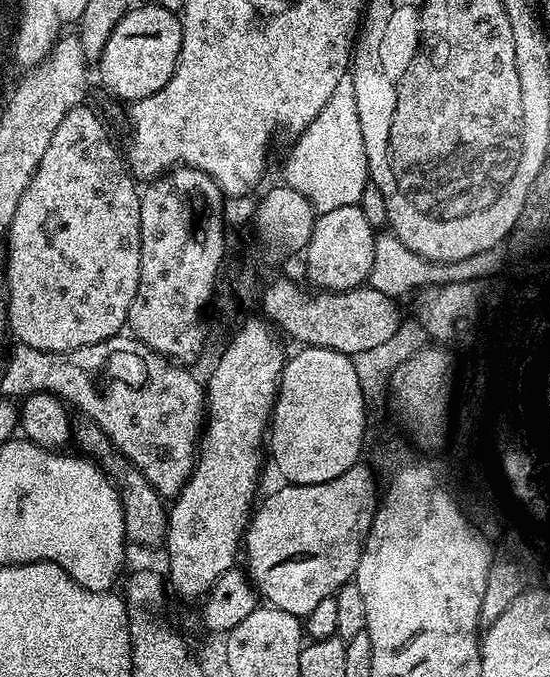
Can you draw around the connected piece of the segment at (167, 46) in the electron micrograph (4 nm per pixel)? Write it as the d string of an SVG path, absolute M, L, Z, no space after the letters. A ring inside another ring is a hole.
M157 2L144 4L141 8L129 7L124 17L112 28L112 33L104 40L104 49L98 61L100 80L120 100L135 102L153 96L172 77L174 66L178 62L180 42L182 40L182 26L179 15L166 10Z

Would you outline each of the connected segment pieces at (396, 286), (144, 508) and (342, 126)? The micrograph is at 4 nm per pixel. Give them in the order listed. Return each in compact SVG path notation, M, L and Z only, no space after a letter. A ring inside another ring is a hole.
M384 230L377 235L374 242L374 260L366 281L367 287L378 290L393 298L400 298L403 292L413 293L415 290L426 289L438 284L450 282L470 282L483 280L497 275L500 268L499 251L478 252L469 257L454 258L453 261L427 260L412 250L406 250L402 242L393 236L391 231Z
M73 413L70 418L72 435L71 441L78 446L77 451L93 459L109 479L112 479L118 487L123 502L123 524L125 537L133 545L156 544L165 539L168 530L168 513L165 501L154 491L148 480L141 472L133 467L126 457L115 450L109 440L109 436L97 423L94 423L84 413Z
M345 74L334 86L334 94L330 94L326 104L318 110L318 116L306 130L295 137L296 145L284 164L283 183L287 187L298 190L302 198L310 201L317 213L338 210L338 206L350 206L359 204L361 194L369 187L368 159L362 142L362 128L358 122L358 104L354 102L354 86L351 75Z

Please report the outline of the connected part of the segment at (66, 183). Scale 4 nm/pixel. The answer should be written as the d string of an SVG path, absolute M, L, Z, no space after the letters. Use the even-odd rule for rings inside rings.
M82 103L58 122L58 130L54 130L54 138L50 138L50 146L46 146L46 154L42 154L42 162L38 162L38 170L34 170L6 233L8 332L16 335L19 343L43 352L78 350L121 335L140 281L141 189L121 149L119 152L112 145L107 126L88 107Z

